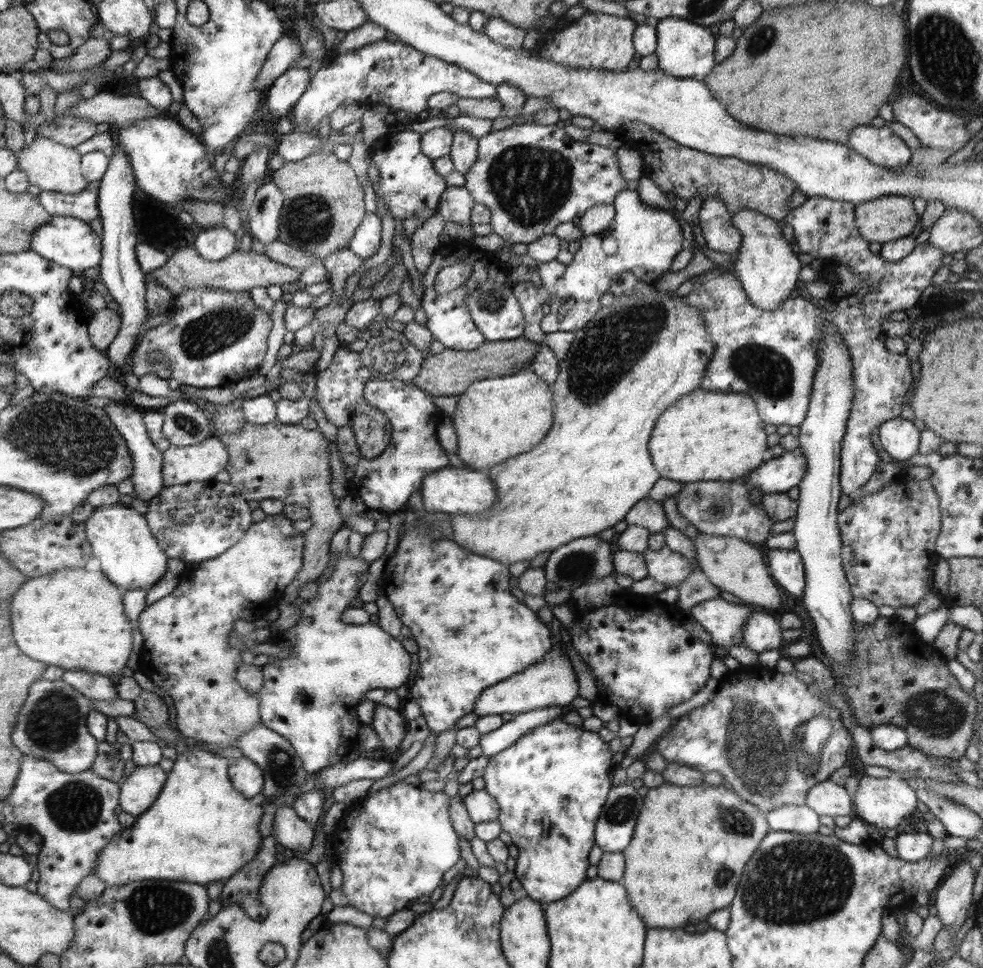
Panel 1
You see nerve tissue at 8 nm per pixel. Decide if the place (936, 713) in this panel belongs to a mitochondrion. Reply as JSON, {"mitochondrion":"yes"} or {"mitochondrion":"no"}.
{"mitochondrion":"yes"}

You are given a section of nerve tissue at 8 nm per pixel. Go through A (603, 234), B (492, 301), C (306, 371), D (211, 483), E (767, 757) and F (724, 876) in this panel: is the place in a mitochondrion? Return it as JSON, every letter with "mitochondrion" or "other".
{"A":"other","B":"mitochondrion","C":"other","D":"other","E":"mitochondrion","F":"mitochondrion"}

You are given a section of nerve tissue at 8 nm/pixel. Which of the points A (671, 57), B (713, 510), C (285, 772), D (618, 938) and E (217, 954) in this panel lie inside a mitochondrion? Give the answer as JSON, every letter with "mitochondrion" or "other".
{"A":"other","B":"mitochondrion","C":"mitochondrion","D":"other","E":"mitochondrion"}

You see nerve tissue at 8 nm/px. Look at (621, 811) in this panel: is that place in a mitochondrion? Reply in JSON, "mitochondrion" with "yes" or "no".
{"mitochondrion":"yes"}

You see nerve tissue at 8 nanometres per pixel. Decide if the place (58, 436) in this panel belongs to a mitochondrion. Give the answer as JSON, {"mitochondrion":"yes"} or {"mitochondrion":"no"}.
{"mitochondrion":"yes"}

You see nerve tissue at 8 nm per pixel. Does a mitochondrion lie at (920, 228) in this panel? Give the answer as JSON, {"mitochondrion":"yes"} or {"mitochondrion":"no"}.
{"mitochondrion":"no"}

